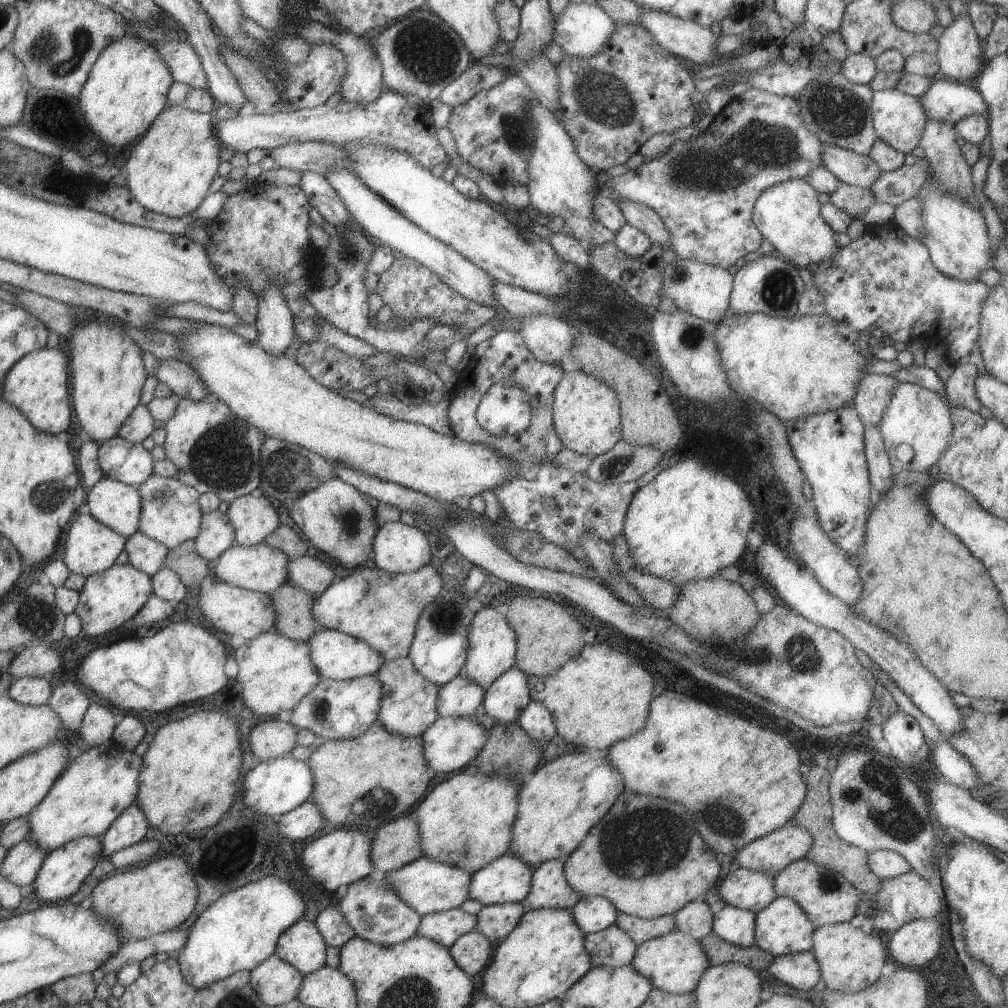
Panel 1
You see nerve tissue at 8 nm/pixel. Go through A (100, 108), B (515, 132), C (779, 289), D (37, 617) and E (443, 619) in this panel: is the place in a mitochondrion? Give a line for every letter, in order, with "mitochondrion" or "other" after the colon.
A: other
B: mitochondrion
C: mitochondrion
D: mitochondrion
E: mitochondrion

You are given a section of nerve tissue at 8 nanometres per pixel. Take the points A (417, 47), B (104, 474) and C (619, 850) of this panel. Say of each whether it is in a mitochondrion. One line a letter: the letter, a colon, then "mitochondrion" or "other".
A: mitochondrion
B: other
C: mitochondrion

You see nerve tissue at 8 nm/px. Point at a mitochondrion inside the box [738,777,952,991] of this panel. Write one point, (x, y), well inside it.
(873, 908)

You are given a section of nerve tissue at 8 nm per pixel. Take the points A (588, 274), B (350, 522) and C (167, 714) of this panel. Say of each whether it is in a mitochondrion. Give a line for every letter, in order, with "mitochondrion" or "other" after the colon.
A: other
B: mitochondrion
C: other

